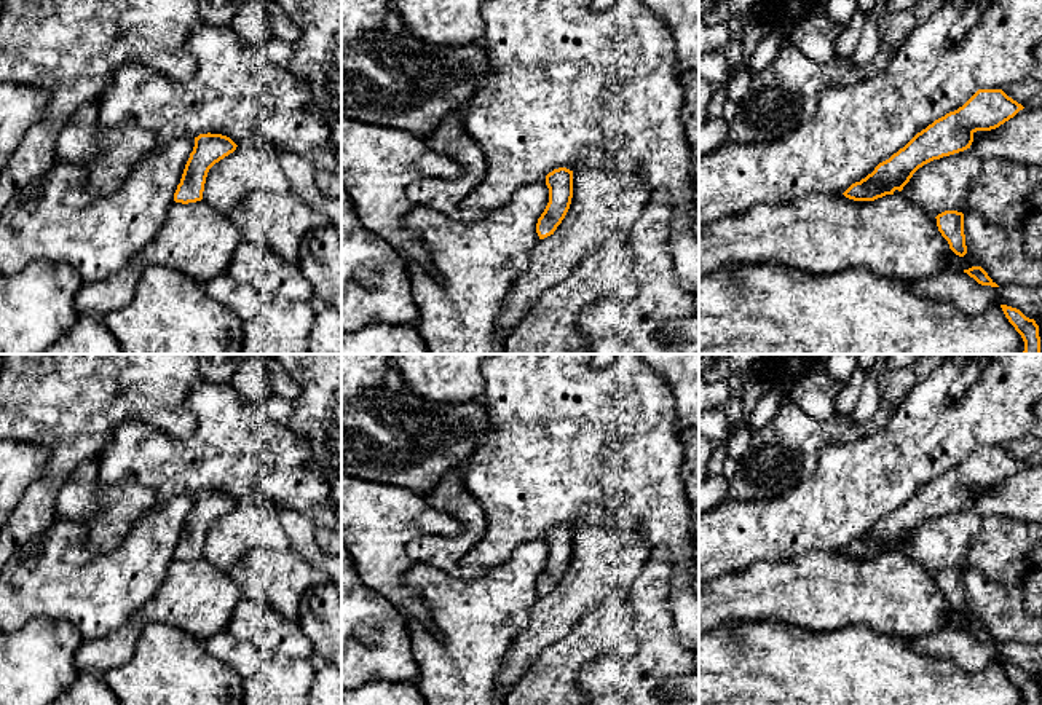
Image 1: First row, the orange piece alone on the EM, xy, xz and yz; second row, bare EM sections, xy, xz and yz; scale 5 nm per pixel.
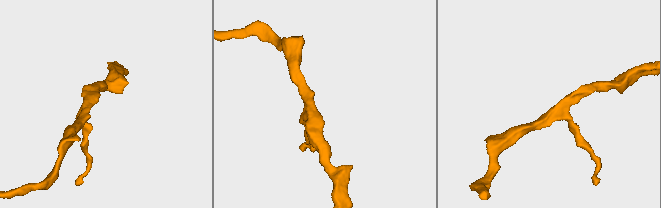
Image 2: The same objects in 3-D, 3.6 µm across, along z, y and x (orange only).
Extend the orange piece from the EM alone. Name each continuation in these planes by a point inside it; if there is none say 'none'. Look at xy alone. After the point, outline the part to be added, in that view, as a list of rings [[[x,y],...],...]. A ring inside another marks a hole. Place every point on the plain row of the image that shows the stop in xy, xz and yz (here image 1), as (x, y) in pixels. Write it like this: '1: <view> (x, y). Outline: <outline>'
none

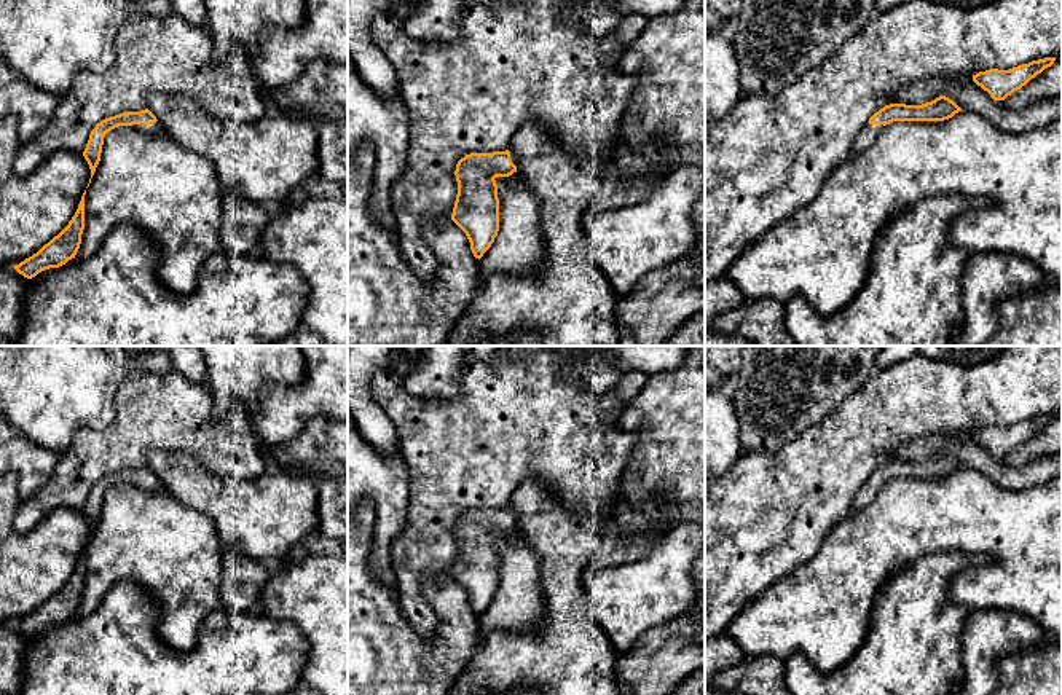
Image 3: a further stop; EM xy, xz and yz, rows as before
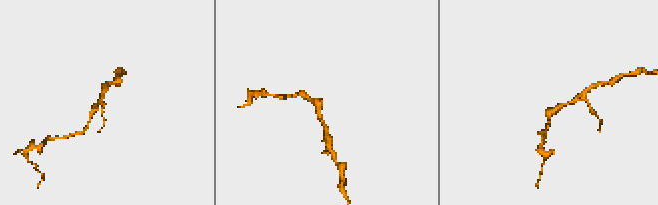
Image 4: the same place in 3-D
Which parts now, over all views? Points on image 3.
1: xy (152, 486). Outline: [[[158,478],[153,481],[132,481],[132,483],[118,483],[118,485],[131,485],[131,486],[136,486],[136,488],[148,491],[148,493],[163,491],[163,485]]]

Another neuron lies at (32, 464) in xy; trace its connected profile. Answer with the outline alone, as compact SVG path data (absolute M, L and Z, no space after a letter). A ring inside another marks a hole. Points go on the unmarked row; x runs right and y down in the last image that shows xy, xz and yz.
M0 346L0 410L18 430L0 445L0 475L18 477L18 496L27 501L53 475L61 454L80 429L104 430L115 418L115 395L132 370L123 346Z

